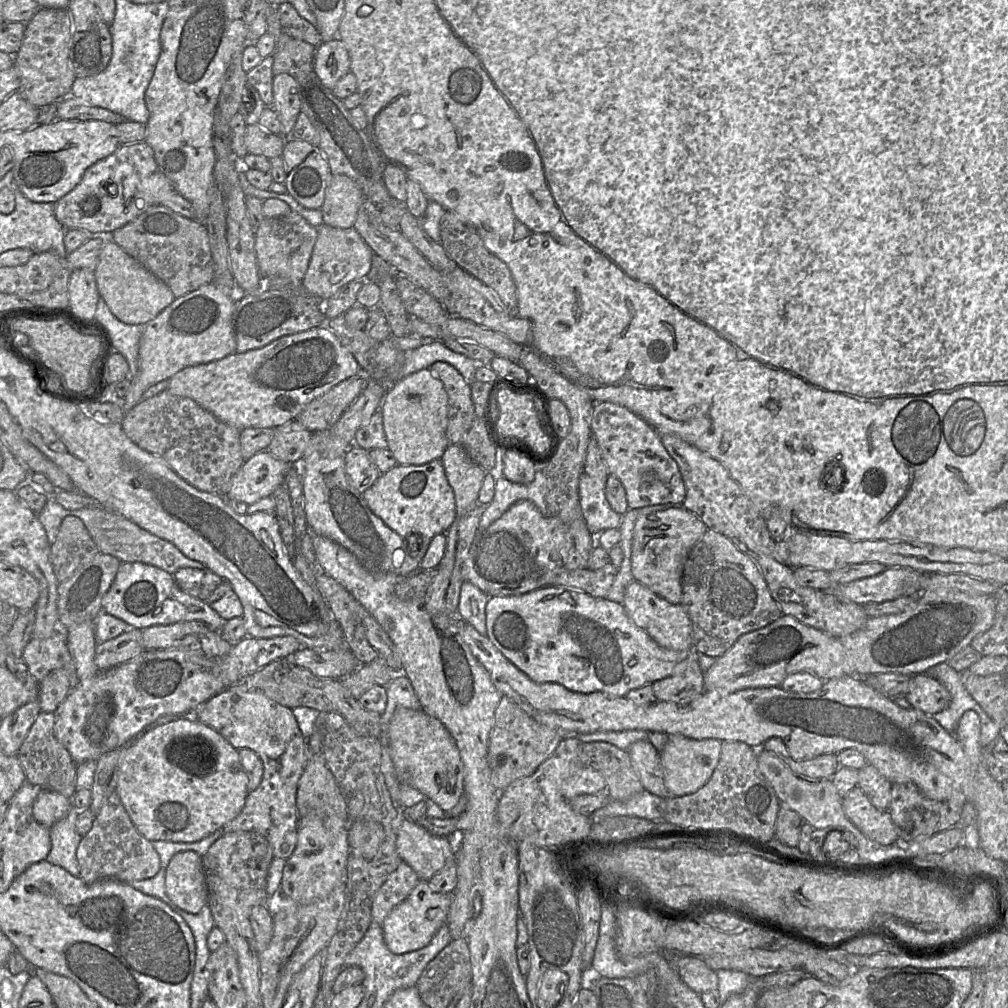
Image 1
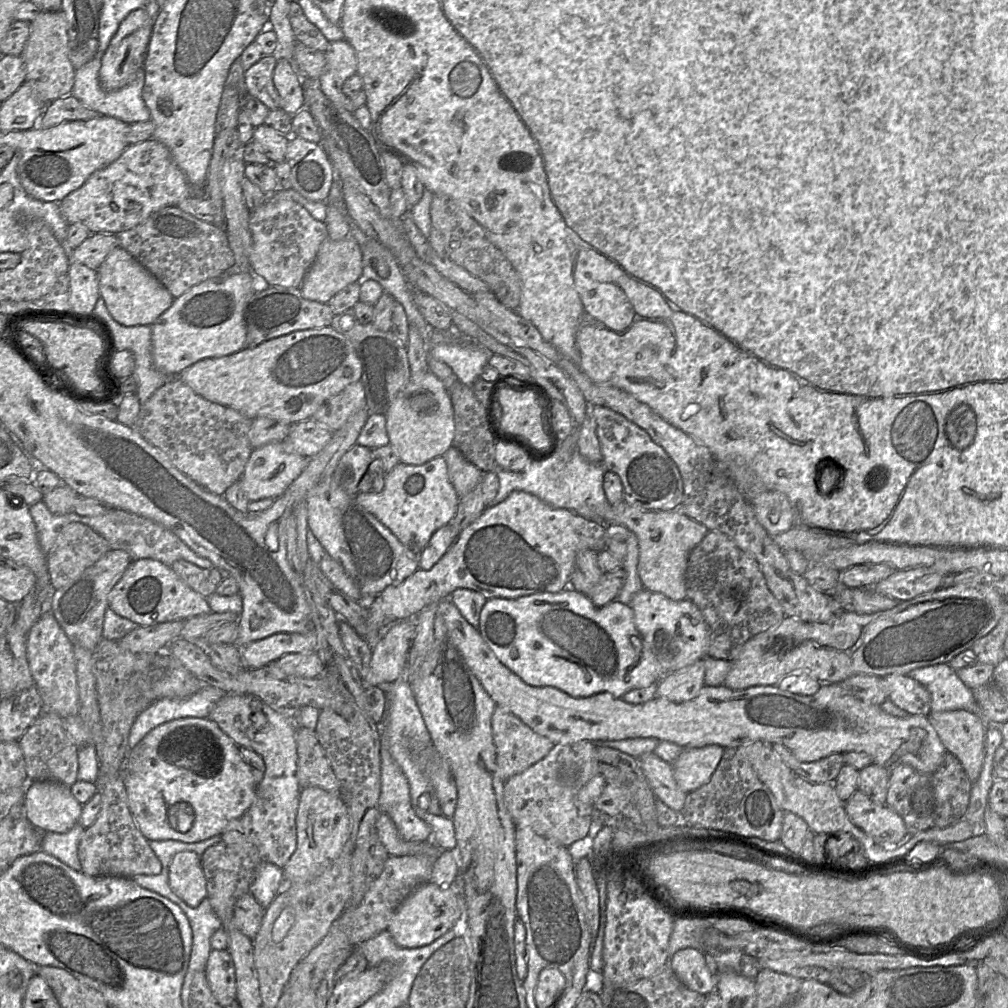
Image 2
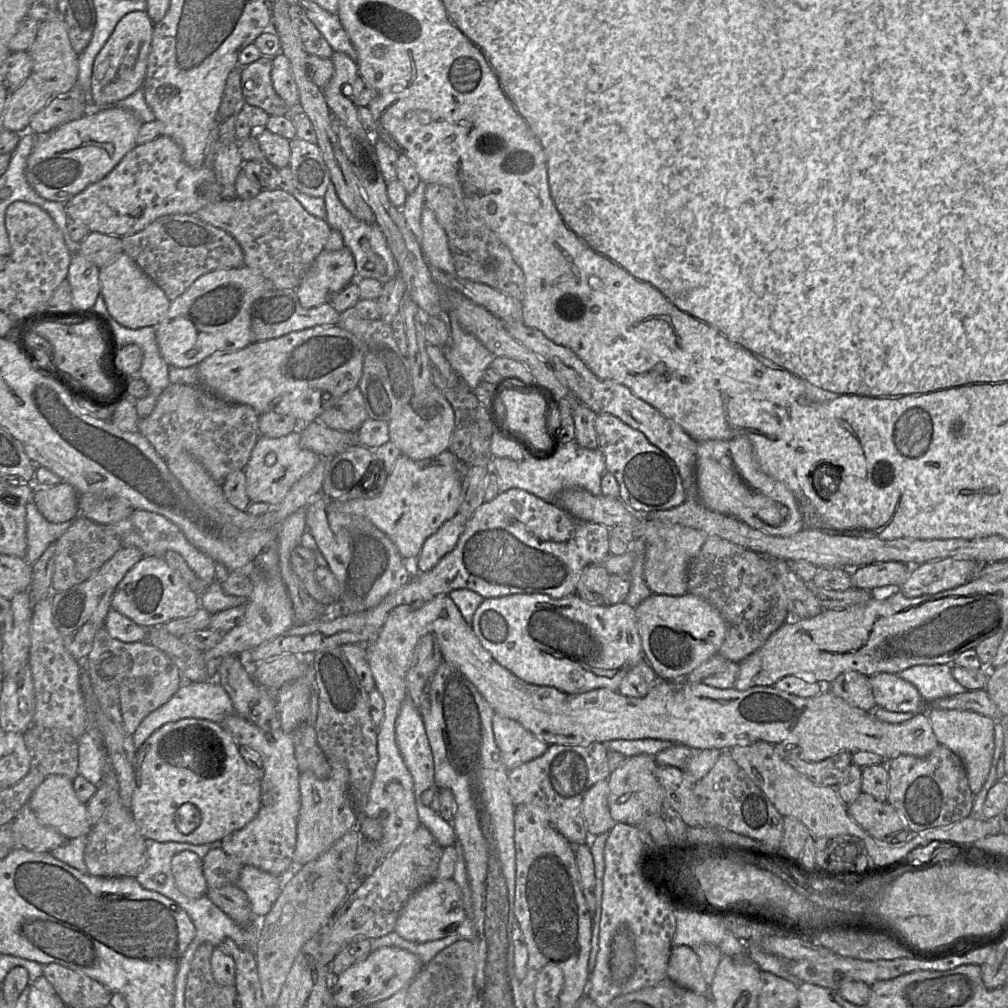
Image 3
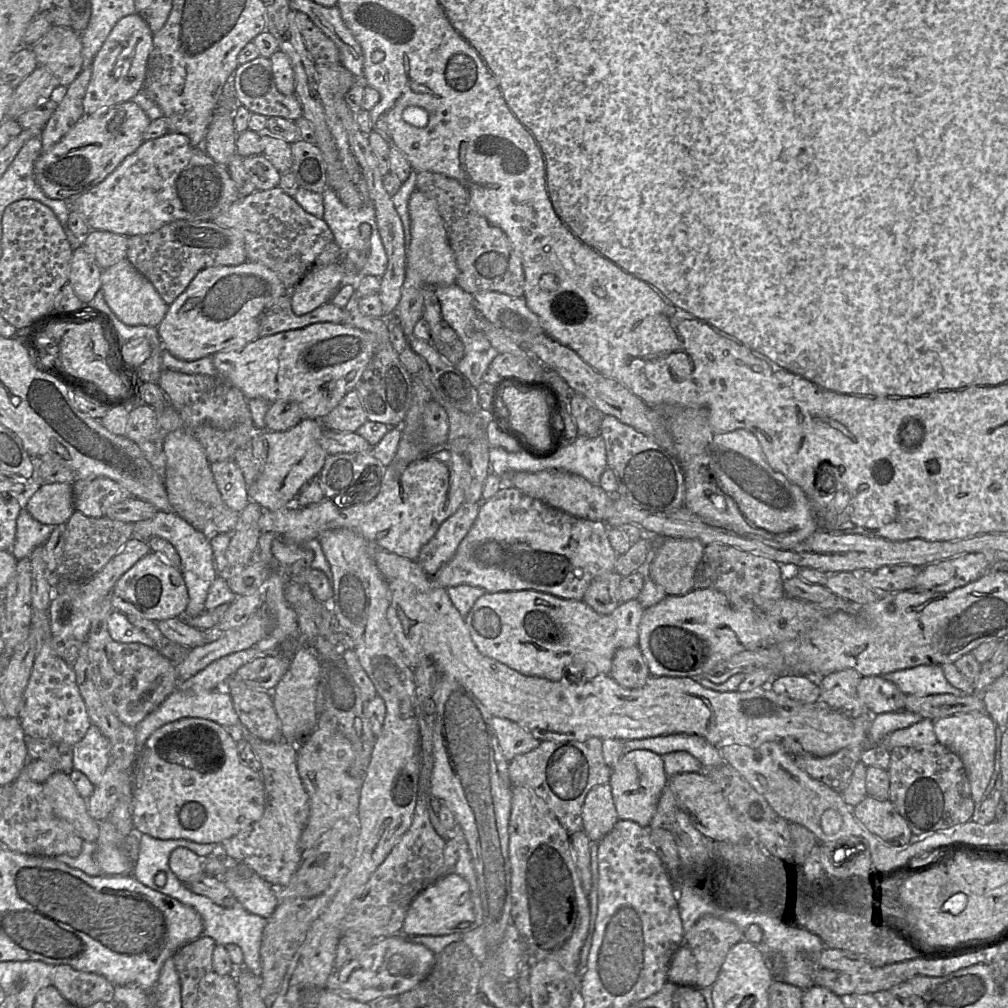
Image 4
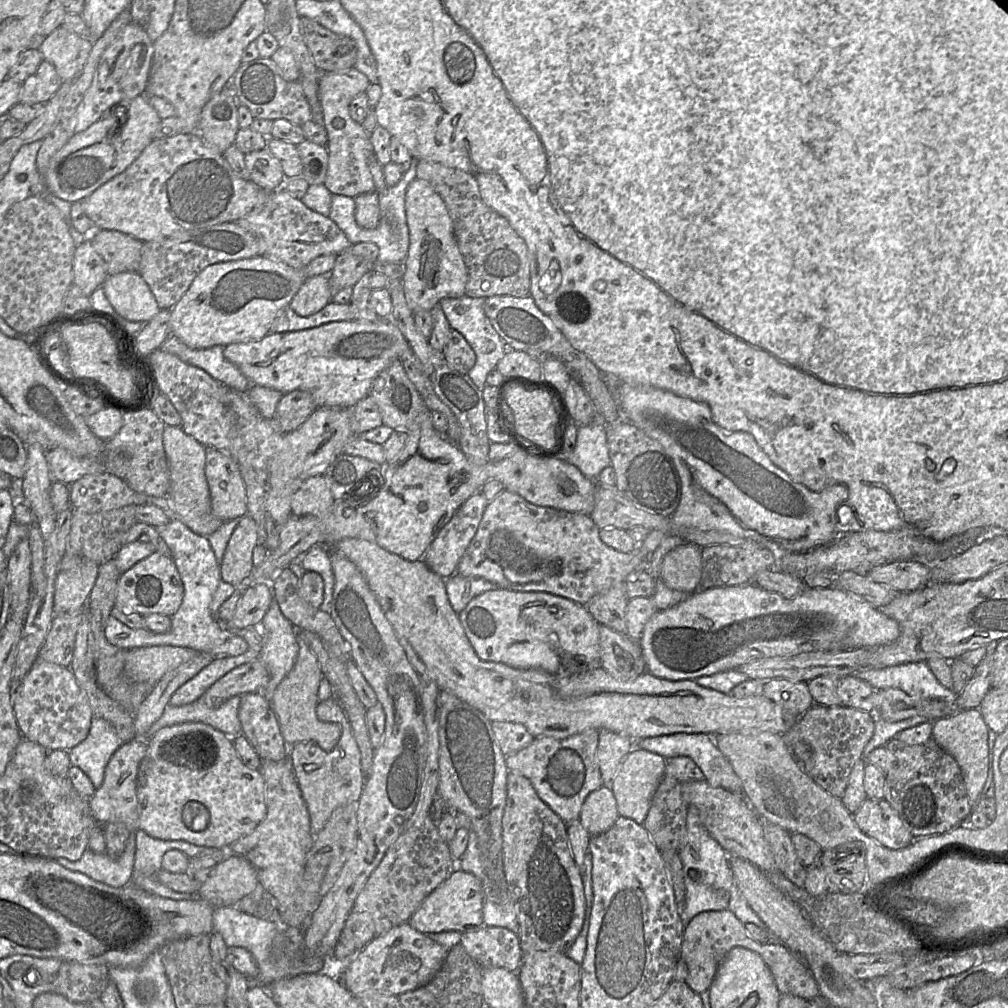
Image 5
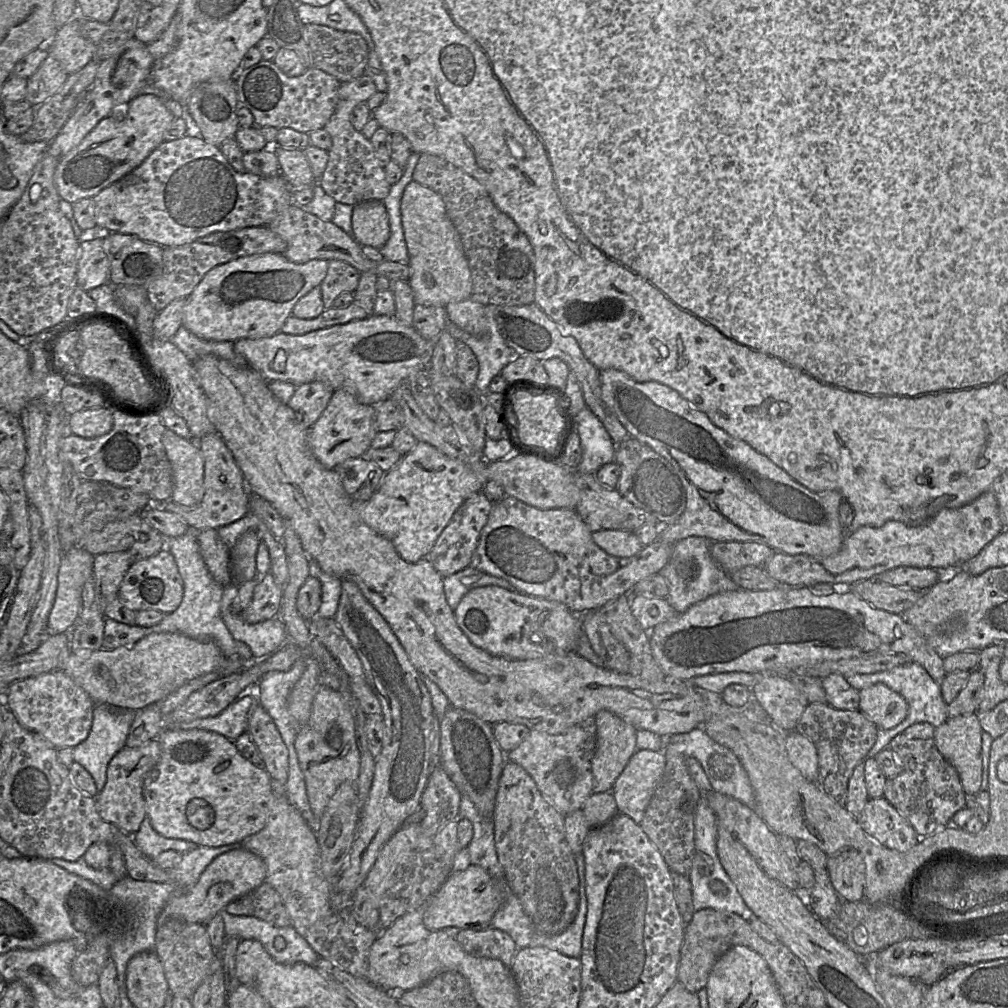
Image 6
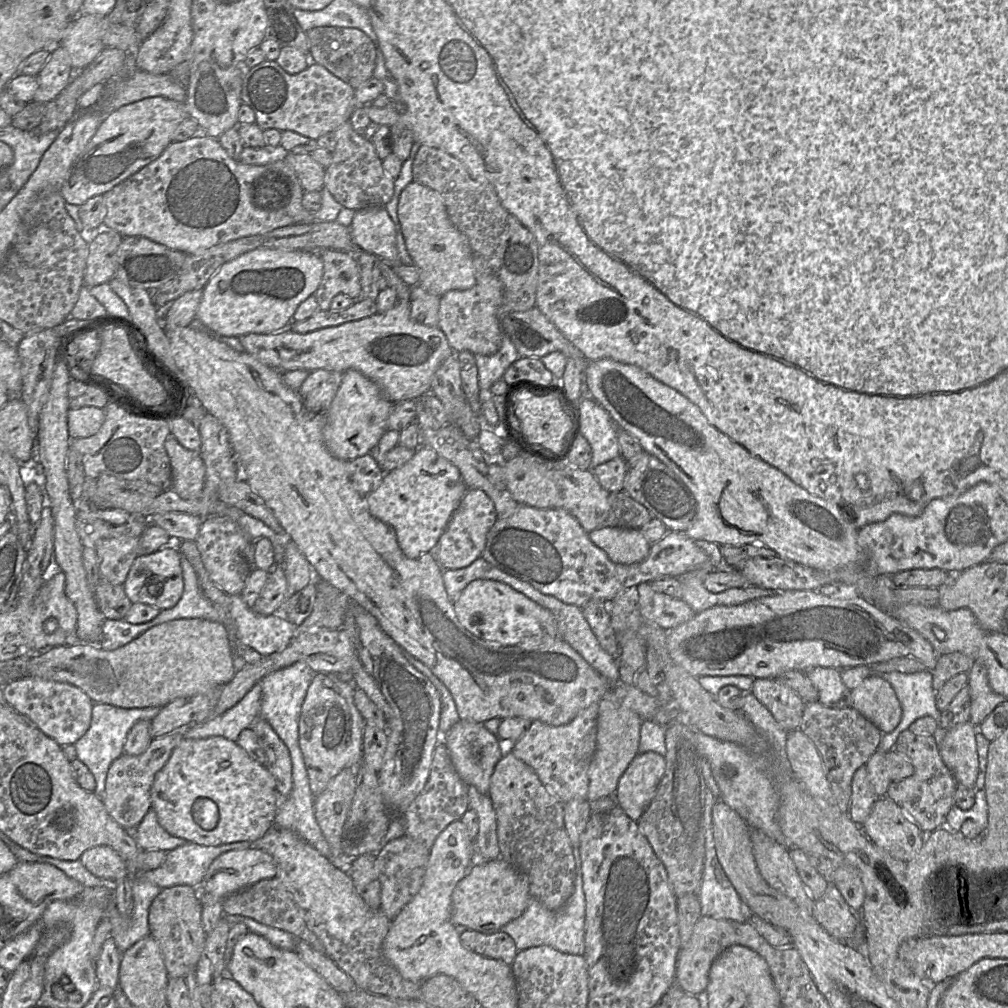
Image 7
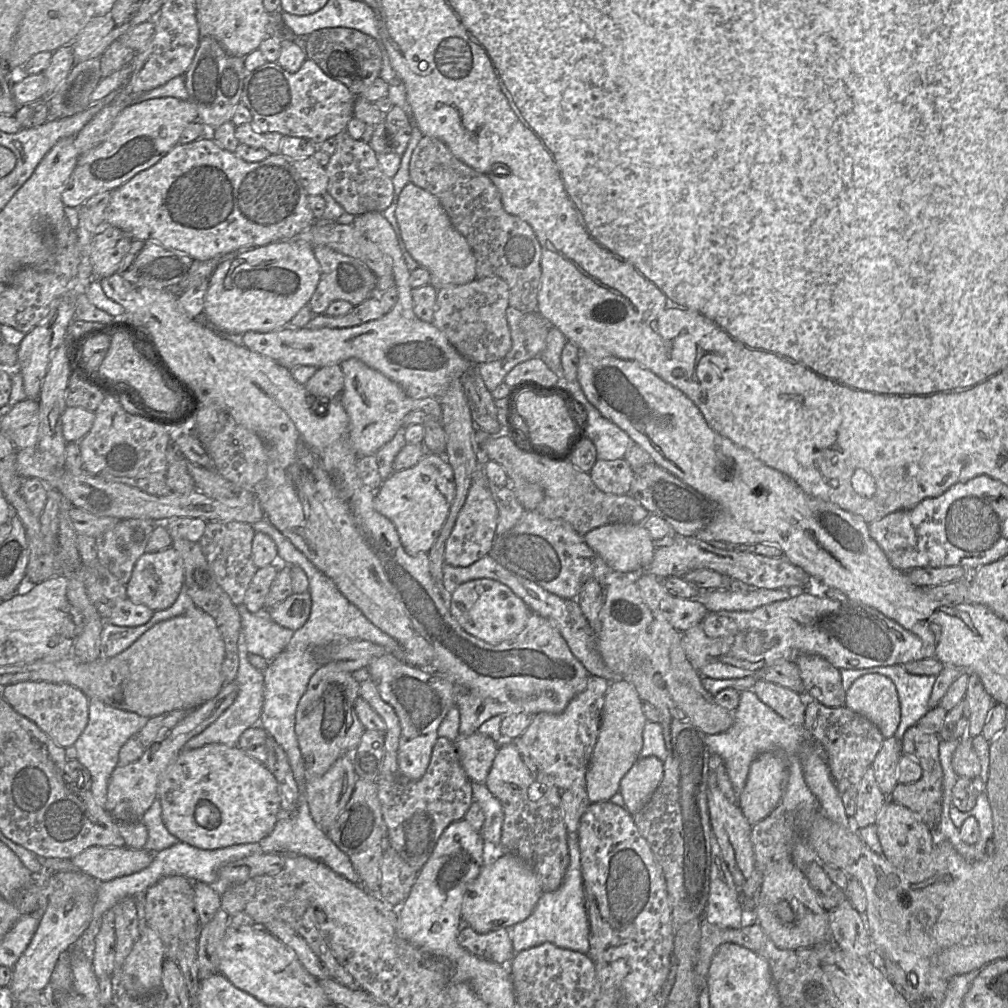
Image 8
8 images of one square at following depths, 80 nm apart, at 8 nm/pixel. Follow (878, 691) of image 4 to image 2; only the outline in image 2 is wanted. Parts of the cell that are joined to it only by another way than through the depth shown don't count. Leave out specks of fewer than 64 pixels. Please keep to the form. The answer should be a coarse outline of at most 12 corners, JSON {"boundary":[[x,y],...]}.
{"boundary":[[884,677],[889,699],[910,715],[931,713],[929,691],[913,678]]}

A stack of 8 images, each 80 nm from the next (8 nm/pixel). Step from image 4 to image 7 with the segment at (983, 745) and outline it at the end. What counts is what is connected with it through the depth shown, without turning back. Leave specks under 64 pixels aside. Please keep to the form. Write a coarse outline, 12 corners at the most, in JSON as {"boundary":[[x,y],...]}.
{"boundary":[[976,728],[939,734],[939,752],[958,784],[975,788]]}

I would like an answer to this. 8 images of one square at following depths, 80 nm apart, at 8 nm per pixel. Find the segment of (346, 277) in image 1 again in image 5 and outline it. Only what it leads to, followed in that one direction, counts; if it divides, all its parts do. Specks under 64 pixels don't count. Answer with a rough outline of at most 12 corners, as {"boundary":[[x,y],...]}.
{"boundary":[[329,273],[308,278],[290,302],[301,317],[332,301]]}

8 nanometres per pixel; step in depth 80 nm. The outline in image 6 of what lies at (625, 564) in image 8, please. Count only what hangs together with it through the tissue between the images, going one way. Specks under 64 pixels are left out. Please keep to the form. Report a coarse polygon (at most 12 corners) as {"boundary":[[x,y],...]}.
{"boundary":[[603,529],[592,538],[607,554],[631,557],[643,548],[632,531]]}

